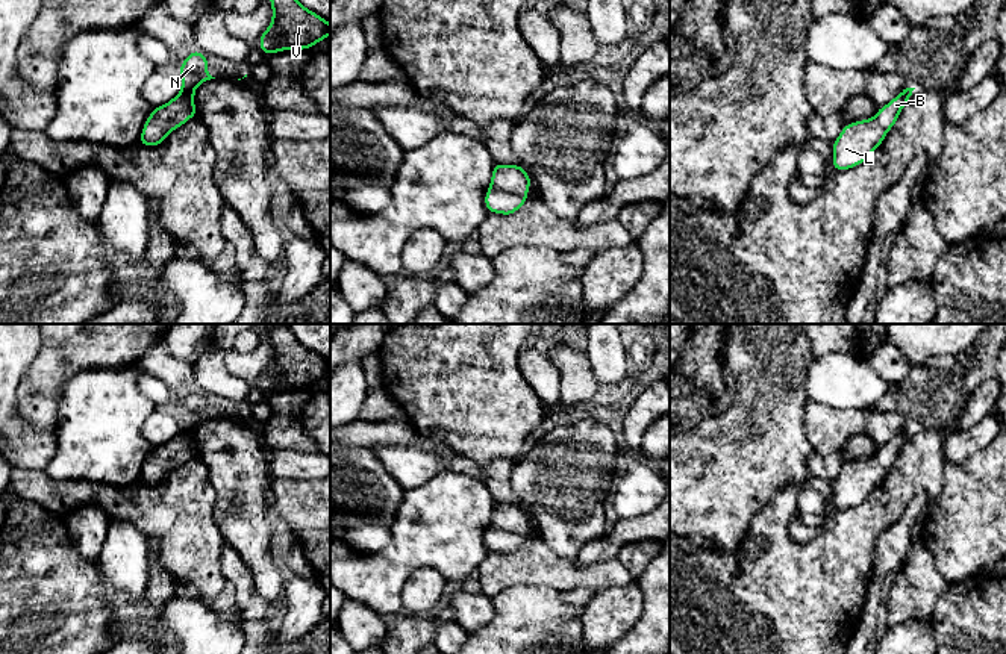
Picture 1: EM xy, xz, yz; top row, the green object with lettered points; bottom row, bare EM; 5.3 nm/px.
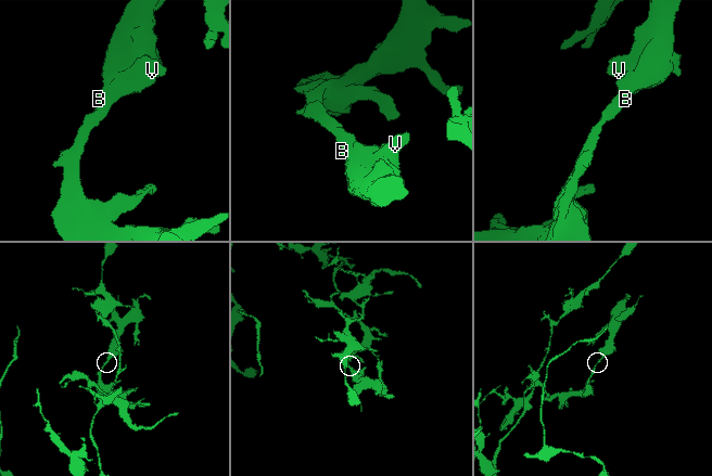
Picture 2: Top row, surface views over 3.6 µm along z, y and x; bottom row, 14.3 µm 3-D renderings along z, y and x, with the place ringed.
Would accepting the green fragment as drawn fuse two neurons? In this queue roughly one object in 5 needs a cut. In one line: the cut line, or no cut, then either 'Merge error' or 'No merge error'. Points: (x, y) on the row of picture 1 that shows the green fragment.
No split. No merge error

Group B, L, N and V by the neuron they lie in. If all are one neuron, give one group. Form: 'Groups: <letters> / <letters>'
Groups: B L N V

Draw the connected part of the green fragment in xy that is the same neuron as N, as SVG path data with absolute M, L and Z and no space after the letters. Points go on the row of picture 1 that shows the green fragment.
M192 50L179 68L182 77L180 92L168 103L155 107L142 126L139 144L159 145L167 136L197 115L194 104L195 88L212 77L208 73L208 56Z

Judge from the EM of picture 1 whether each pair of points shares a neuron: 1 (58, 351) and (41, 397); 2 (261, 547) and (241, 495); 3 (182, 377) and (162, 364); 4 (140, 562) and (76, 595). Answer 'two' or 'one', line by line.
1: one
2: one
3: one
4: two

